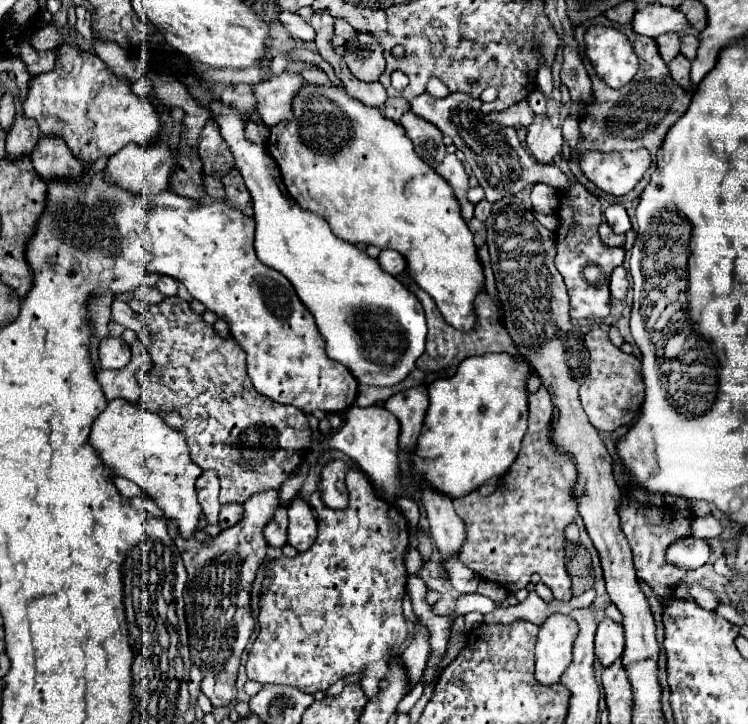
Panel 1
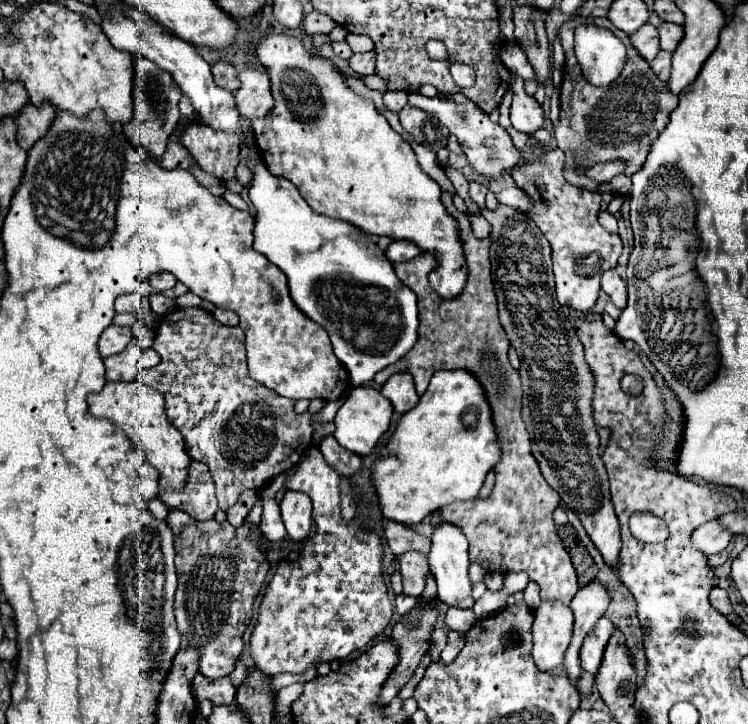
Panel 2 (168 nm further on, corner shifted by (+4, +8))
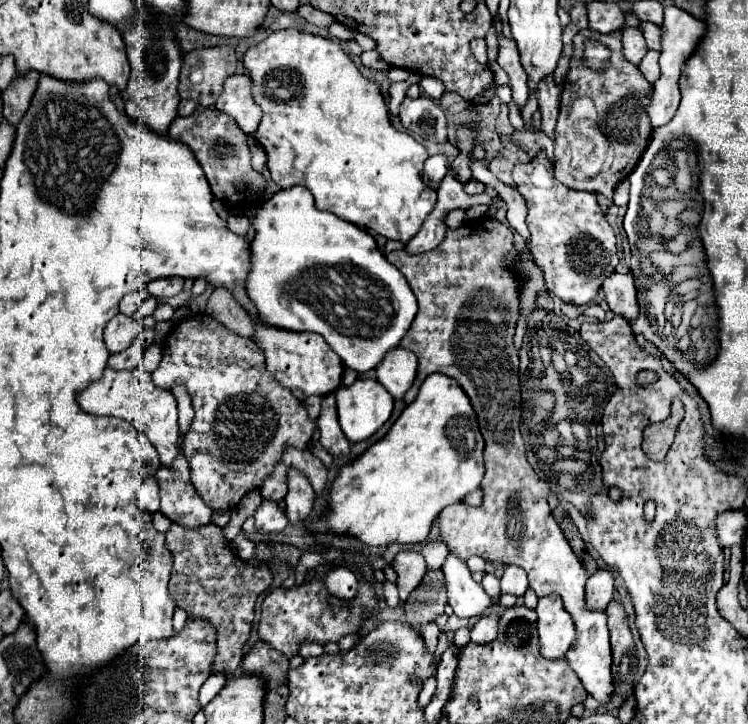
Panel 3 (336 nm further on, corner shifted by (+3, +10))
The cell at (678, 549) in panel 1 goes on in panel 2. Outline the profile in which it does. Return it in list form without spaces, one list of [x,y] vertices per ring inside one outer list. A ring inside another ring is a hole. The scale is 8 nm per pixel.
[[[710,520],[692,532],[690,542],[696,550],[710,556],[710,554],[722,552],[728,546],[730,538],[732,538],[732,534],[728,530],[724,530],[716,520]]]

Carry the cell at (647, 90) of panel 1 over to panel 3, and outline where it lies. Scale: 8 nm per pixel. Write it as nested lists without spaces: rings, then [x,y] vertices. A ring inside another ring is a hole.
[[[581,30],[573,38],[573,44],[575,52],[561,94],[561,114],[555,128],[555,178],[565,182],[569,188],[597,192],[611,200],[613,188],[635,170],[647,148],[653,128],[645,116],[645,104],[649,104],[649,92],[653,90],[653,84],[649,84],[641,72],[637,72],[637,68],[625,60],[621,48],[621,30],[609,34]],[[587,40],[597,40],[611,50],[607,68],[593,70],[583,64]],[[583,98],[591,98],[589,104],[597,104],[597,108],[593,104],[593,116],[577,112],[577,108],[583,104]]]

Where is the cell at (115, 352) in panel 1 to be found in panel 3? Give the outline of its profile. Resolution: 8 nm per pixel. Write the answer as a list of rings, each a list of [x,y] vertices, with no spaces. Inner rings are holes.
[[[117,314],[111,318],[111,322],[105,326],[105,344],[111,354],[123,352],[131,346],[131,342],[137,338],[137,334],[143,330],[143,326],[133,318],[125,314]]]

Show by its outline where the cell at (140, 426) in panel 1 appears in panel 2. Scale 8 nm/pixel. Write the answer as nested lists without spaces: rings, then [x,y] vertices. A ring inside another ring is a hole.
[[[138,380],[106,382],[102,392],[88,396],[88,410],[94,418],[112,420],[130,438],[130,442],[144,456],[144,460],[160,472],[160,478],[158,478],[160,492],[182,490],[186,486],[192,458],[186,452],[180,430],[168,422],[166,410],[164,410],[164,398],[156,390],[140,384]]]

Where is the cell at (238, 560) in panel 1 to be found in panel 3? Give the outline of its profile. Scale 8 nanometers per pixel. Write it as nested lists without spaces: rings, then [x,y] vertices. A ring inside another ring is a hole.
[[[171,524],[165,532],[165,546],[173,554],[173,570],[169,580],[171,598],[179,608],[189,616],[205,616],[217,630],[217,656],[215,672],[235,670],[243,660],[243,646],[249,640],[255,602],[257,598],[271,588],[273,576],[269,568],[253,568],[245,560],[239,560],[221,536],[221,528],[207,524],[201,528],[185,528]]]

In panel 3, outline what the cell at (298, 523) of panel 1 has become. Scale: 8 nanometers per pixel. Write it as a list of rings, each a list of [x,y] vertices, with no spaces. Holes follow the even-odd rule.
[[[289,468],[285,502],[287,502],[285,514],[291,524],[301,524],[309,518],[313,502],[315,502],[315,490],[301,470]]]

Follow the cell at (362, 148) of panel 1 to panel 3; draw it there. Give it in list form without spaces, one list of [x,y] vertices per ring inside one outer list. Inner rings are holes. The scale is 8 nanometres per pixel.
[[[285,28],[285,30],[275,30],[273,34],[269,34],[261,44],[257,46],[251,46],[245,56],[243,56],[243,64],[245,64],[245,70],[251,78],[251,94],[253,94],[253,100],[255,104],[261,106],[263,110],[263,120],[259,124],[259,130],[255,132],[255,140],[263,146],[263,150],[269,154],[269,172],[271,172],[271,178],[277,186],[281,188],[291,188],[291,186],[305,186],[313,198],[315,198],[315,204],[317,208],[321,210],[329,210],[333,212],[335,216],[347,220],[347,222],[353,222],[355,226],[361,226],[361,228],[367,228],[367,230],[373,230],[389,240],[399,240],[403,244],[409,242],[409,236],[415,236],[425,220],[425,216],[433,210],[433,206],[437,204],[437,192],[433,188],[429,188],[425,182],[423,182],[423,164],[425,160],[429,158],[427,150],[423,144],[419,144],[415,138],[411,138],[409,134],[405,132],[399,132],[393,128],[391,120],[389,120],[389,110],[387,110],[387,104],[381,96],[381,84],[379,82],[373,82],[373,80],[367,80],[363,78],[363,74],[359,72],[359,68],[353,64],[353,60],[349,58],[349,54],[339,48],[337,42],[329,40],[329,38],[323,38],[319,34],[311,34],[311,32],[305,32],[305,30],[299,30],[299,28]]]

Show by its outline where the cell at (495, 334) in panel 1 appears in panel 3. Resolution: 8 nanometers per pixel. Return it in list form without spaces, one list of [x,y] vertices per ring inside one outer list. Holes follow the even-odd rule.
[[[487,218],[481,222],[467,222],[459,230],[447,230],[445,240],[425,254],[407,254],[405,250],[397,250],[387,254],[387,260],[407,278],[419,310],[409,328],[403,336],[399,346],[411,350],[417,360],[417,378],[413,386],[405,394],[405,402],[409,404],[421,386],[421,382],[433,374],[441,372],[465,390],[471,400],[471,406],[479,420],[479,430],[485,438],[485,478],[481,482],[483,490],[483,504],[477,510],[467,510],[465,504],[455,504],[447,510],[447,528],[439,528],[443,540],[447,542],[451,554],[459,560],[469,560],[471,556],[481,556],[489,562],[503,562],[515,564],[529,574],[529,588],[535,590],[537,596],[549,596],[549,592],[557,592],[563,598],[565,610],[573,616],[573,624],[577,630],[575,644],[567,650],[565,658],[569,666],[577,672],[579,680],[583,682],[587,694],[591,694],[597,702],[607,704],[613,700],[613,674],[611,674],[611,646],[609,646],[609,630],[607,630],[607,614],[603,610],[589,610],[585,604],[585,584],[587,574],[577,556],[573,554],[569,542],[565,540],[559,524],[555,522],[551,508],[547,504],[549,486],[547,482],[539,480],[533,472],[531,464],[525,458],[525,444],[519,432],[521,424],[521,392],[519,392],[519,352],[513,344],[515,328],[521,314],[521,278],[515,270],[505,266],[505,260],[517,260],[519,254],[513,246],[513,232],[507,224],[501,224],[495,218]]]

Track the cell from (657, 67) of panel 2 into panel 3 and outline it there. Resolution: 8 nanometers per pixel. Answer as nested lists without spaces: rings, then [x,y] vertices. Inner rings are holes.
[[[649,50],[647,54],[645,54],[645,58],[637,64],[637,68],[641,70],[641,74],[643,74],[643,78],[647,80],[647,82],[655,82],[657,80],[657,76],[659,76],[659,64],[657,64],[657,56],[659,56],[659,52],[655,52],[655,50]]]

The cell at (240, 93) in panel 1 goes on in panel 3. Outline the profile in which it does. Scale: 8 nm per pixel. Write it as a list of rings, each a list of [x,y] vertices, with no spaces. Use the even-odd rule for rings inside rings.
[[[231,46],[193,50],[183,56],[179,96],[201,106],[213,106],[221,94],[223,80],[235,74],[237,56]]]

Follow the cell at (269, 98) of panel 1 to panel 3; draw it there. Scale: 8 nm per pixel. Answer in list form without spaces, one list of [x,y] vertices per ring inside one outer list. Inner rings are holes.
[[[247,74],[229,76],[229,80],[223,82],[223,92],[215,102],[215,108],[231,116],[235,124],[249,136],[257,130],[261,122],[261,108],[253,104],[251,84]]]

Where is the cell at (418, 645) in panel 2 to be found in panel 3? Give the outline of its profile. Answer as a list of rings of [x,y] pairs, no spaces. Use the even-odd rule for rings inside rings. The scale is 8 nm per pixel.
[[[439,568],[425,572],[421,584],[409,594],[403,608],[407,622],[421,632],[425,624],[443,614],[445,604],[447,604],[447,592],[445,592],[443,570]]]

